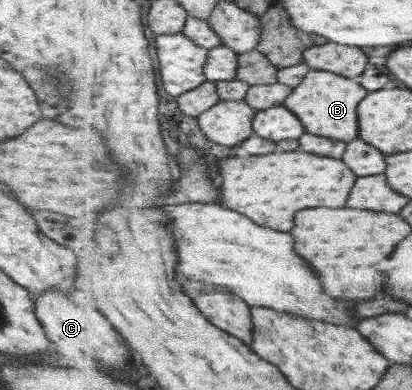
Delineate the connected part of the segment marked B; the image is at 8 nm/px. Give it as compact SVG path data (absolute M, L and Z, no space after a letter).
M314 70L295 89L294 95L283 104L299 115L307 127L307 133L348 142L360 138L359 107L372 92L357 79L332 71Z

